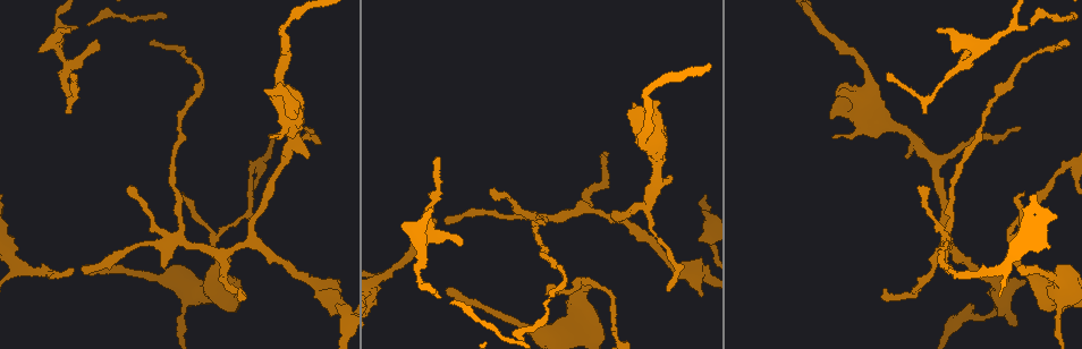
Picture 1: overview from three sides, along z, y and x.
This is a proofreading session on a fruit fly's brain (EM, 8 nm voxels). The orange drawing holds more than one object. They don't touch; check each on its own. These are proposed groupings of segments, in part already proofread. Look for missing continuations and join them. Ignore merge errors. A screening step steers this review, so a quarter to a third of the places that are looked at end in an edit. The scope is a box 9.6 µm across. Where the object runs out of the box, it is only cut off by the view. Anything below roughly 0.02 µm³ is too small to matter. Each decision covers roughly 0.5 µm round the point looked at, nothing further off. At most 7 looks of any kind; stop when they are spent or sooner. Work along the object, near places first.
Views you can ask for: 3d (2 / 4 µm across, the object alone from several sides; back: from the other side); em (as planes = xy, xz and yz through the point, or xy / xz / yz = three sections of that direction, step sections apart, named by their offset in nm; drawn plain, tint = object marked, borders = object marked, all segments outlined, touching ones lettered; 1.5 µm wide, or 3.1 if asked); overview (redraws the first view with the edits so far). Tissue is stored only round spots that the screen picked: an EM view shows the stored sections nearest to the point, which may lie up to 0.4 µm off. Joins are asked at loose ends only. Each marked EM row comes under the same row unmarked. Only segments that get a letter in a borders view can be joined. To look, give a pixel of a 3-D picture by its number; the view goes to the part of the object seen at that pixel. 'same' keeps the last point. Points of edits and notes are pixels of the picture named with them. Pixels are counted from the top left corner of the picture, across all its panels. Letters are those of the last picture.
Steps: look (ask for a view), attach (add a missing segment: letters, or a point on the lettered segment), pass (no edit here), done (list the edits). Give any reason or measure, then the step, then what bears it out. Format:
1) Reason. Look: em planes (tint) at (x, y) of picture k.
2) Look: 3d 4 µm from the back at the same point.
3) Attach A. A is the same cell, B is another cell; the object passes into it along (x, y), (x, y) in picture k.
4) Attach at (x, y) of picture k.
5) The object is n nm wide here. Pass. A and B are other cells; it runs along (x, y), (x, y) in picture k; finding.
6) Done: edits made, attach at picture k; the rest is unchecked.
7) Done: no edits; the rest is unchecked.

An open end. Look: em planes (borders) at (448, 288) of picture 1.

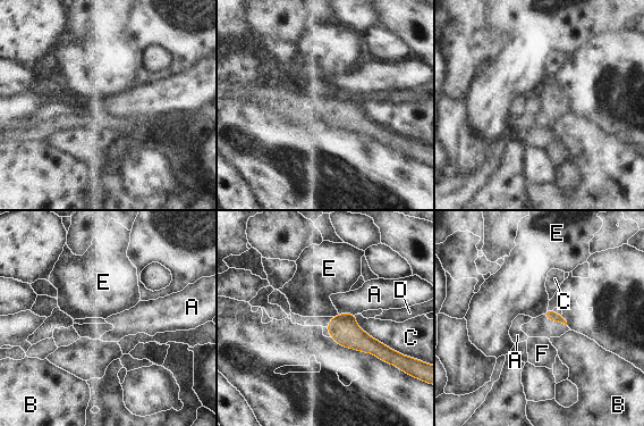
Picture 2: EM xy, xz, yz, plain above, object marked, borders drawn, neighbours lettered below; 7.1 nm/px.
Pass. A, B, C, D, E and F are other cells; a border runs along (338, 314), (333, 317) in picture 2; none of them fits.

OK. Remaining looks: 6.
An open end. Look: em planes (borders) at (701, 241) of picture 1.

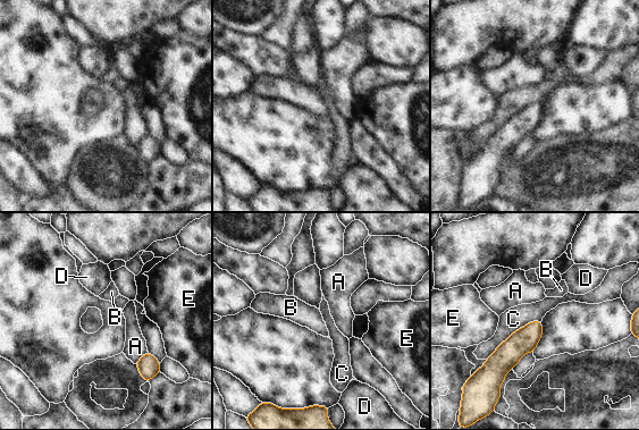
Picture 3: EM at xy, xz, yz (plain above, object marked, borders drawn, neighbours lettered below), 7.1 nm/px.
The object is 160 nm wide here. Pass. A, B, C, D and E are other cells; a border runs along (540, 320), (513, 331), (486, 360) in picture 3; none of them fits.

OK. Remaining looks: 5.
Thin end. Look: em yz step 8 (borders) at (1063, 42) of picture 1.

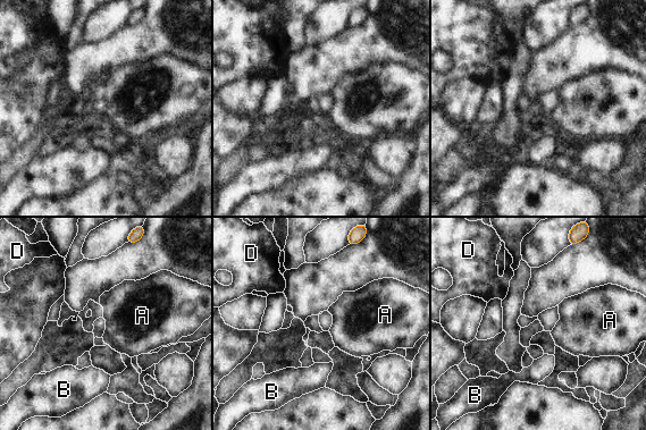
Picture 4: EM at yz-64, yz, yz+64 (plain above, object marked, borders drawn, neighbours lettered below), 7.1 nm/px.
Cut it another way. Look: em planes (borders) at the same point.

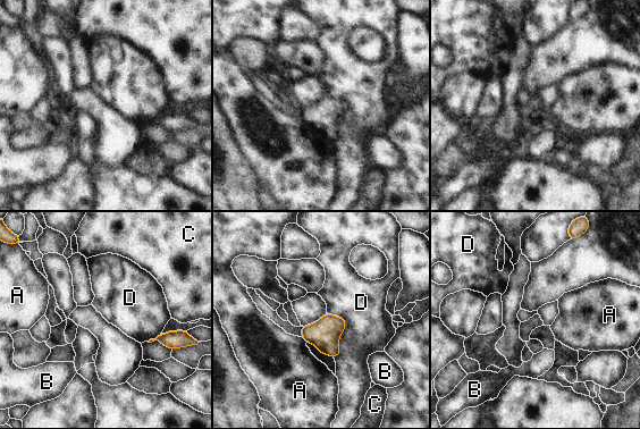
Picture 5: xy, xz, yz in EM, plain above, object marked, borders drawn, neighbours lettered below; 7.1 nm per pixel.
The object is 220 nm wide here. Pass. A, B, C and D are other cells; a border runs along (327, 312), (345, 321), (334, 358) in picture 5; no lettered segment goes on from it.

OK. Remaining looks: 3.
Done: no edits; the rest is unchecked.

